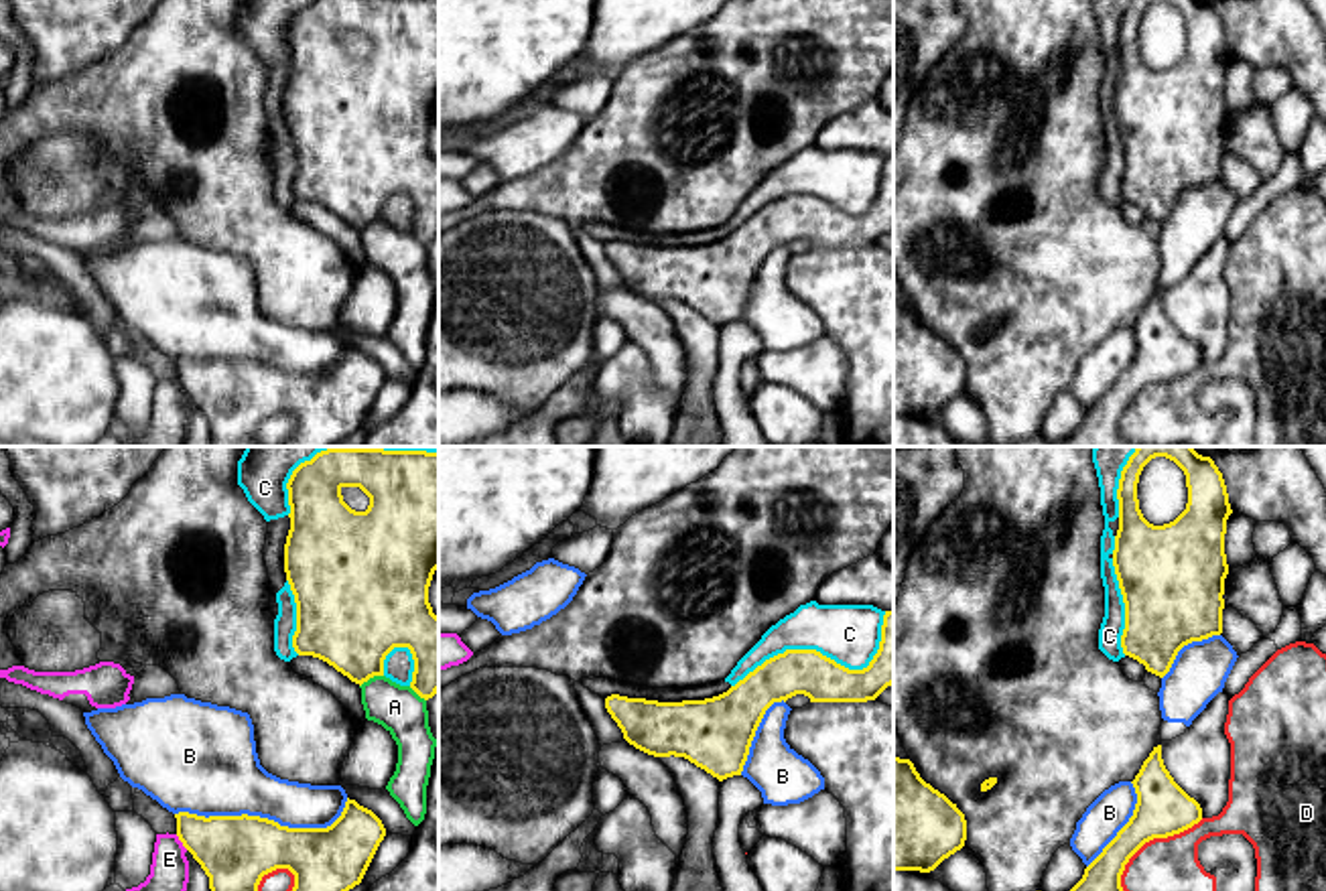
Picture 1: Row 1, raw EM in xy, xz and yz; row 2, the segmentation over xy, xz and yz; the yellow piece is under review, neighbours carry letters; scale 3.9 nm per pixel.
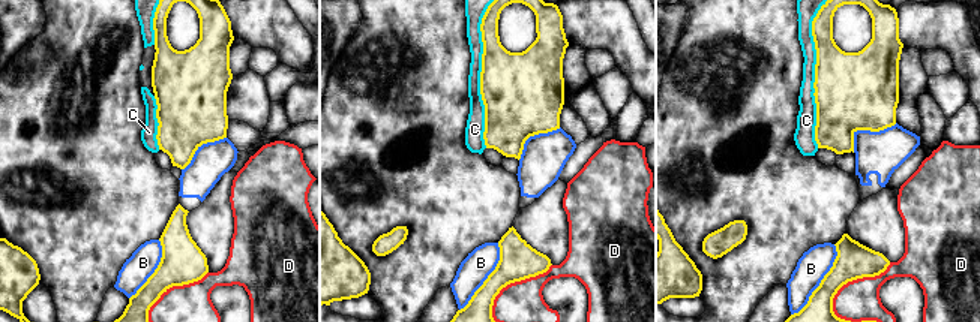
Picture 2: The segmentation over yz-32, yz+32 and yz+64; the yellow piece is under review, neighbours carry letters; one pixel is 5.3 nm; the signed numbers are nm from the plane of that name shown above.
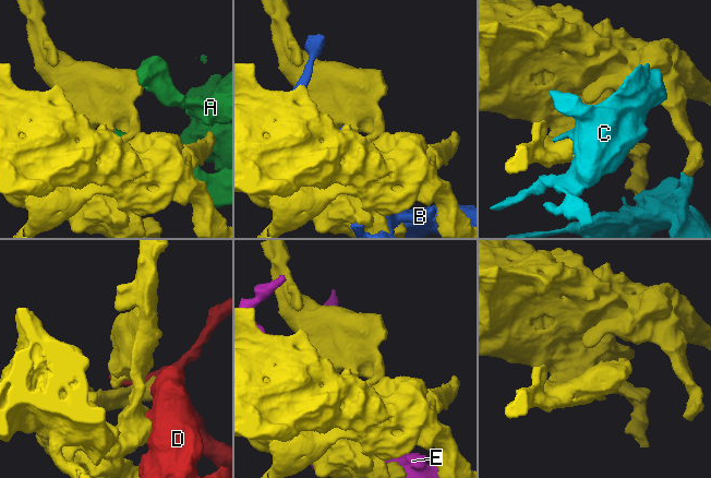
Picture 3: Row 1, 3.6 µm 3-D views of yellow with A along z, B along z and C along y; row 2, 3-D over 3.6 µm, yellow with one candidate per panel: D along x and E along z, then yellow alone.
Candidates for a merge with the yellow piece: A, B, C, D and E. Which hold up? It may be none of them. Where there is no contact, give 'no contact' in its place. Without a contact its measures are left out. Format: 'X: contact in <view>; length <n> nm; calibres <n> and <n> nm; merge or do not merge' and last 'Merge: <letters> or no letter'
A: contact in xy; length 110 nm; calibres 400 and 190 nm; do not merge
B: contact in xy; length 700 nm; calibres 280 and 320 nm; do not merge
C: contact in xz; length 700 nm; calibres 180 and 240 nm; do not merge
D: contact in yz; length 440 nm; calibres 220 and 220 nm; do not merge
E: contact in xy; length 80 nm; calibres 280 and 160 nm; do not merge
Merge: no letter

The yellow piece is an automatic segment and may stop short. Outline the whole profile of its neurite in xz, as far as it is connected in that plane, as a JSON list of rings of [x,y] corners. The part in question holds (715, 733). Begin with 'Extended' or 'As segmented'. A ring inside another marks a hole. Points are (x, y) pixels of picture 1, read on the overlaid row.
As segmented. [[[893,609],[885,611],[879,649],[863,670],[849,670],[816,649],[786,649],[727,692],[705,700],[658,702],[611,694],[605,708],[636,749],[654,757],[684,757],[719,781],[741,775],[755,731],[774,702],[804,694],[810,702],[867,702],[893,684]]]

